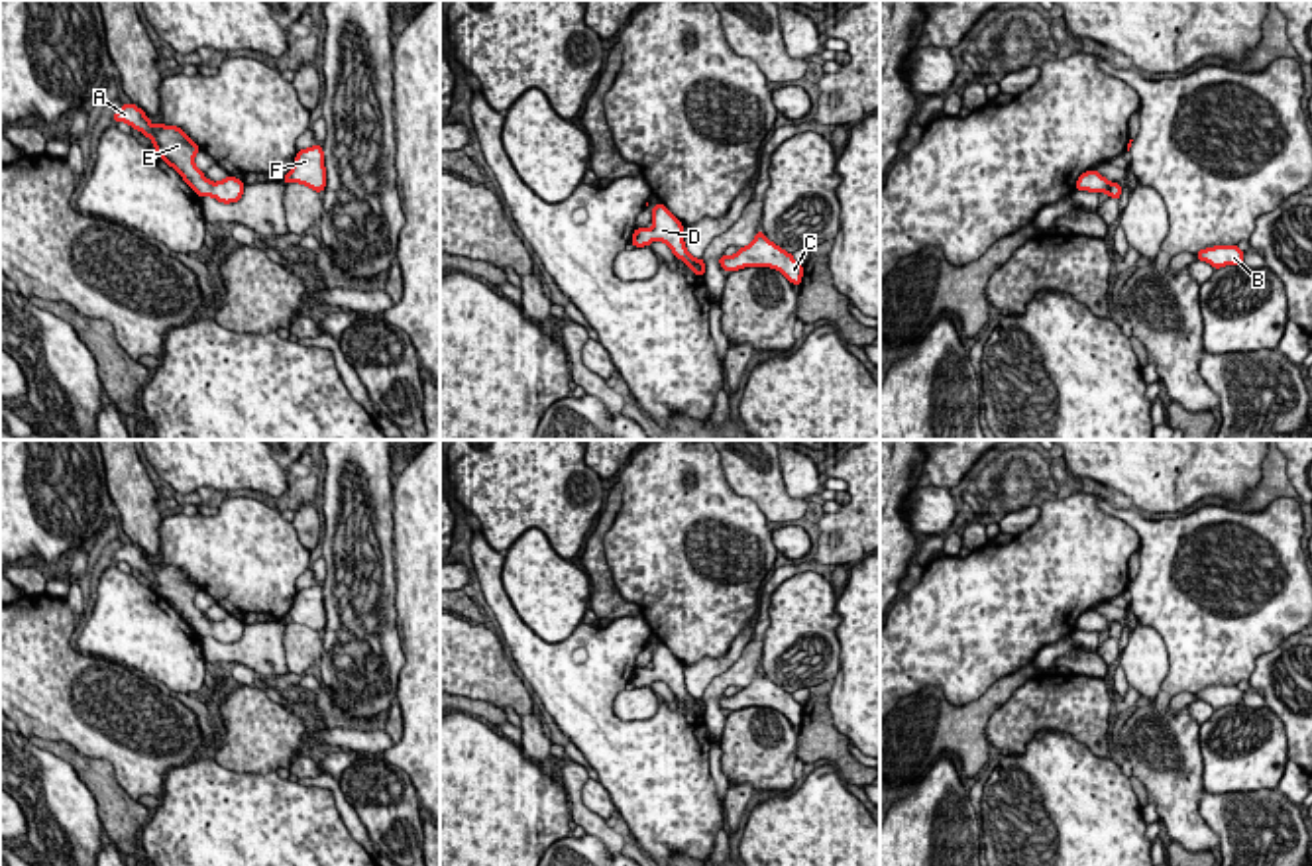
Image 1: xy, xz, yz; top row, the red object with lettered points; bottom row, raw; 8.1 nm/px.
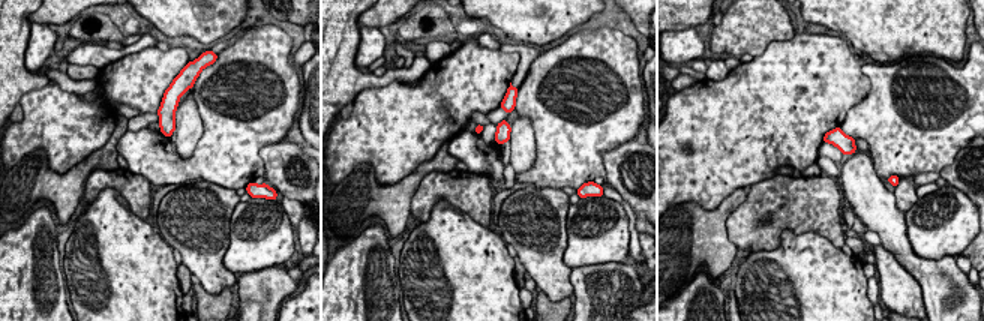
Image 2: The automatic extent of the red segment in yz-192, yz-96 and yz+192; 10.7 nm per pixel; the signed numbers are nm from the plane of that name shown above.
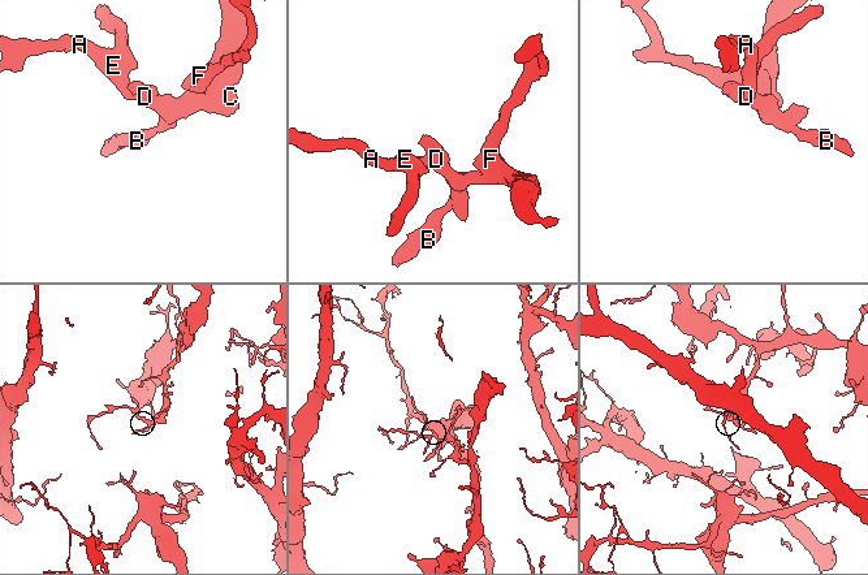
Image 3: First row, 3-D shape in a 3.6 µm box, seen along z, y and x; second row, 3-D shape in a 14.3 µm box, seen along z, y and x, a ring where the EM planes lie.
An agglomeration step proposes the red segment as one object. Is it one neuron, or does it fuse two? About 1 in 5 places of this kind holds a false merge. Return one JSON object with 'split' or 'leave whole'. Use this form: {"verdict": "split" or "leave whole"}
{"verdict": "leave whole"}

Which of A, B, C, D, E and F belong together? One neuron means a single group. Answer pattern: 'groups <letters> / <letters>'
groups A B C D E F

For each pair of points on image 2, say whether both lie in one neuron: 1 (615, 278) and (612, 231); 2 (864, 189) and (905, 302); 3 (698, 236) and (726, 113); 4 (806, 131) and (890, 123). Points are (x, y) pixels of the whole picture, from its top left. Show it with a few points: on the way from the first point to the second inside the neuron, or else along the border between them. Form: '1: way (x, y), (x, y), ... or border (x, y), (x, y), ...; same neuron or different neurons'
1: border (623, 260), (579, 267); different neurons
2: border (881, 243), (911, 276); different neurons
3: border (734, 191), (713, 209), (695, 203), (672, 206); different neurons
4: border (861, 99), (848, 111), (839, 126); different neurons

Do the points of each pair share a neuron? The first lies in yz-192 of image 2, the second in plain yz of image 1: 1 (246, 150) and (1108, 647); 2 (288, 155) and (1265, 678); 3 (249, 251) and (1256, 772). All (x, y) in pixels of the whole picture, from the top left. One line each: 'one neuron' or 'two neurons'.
1: two neurons
2: one neuron
3: one neuron

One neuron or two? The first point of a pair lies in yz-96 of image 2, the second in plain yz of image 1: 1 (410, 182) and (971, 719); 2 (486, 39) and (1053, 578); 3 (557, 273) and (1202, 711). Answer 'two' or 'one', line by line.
1: one
2: two
3: two

